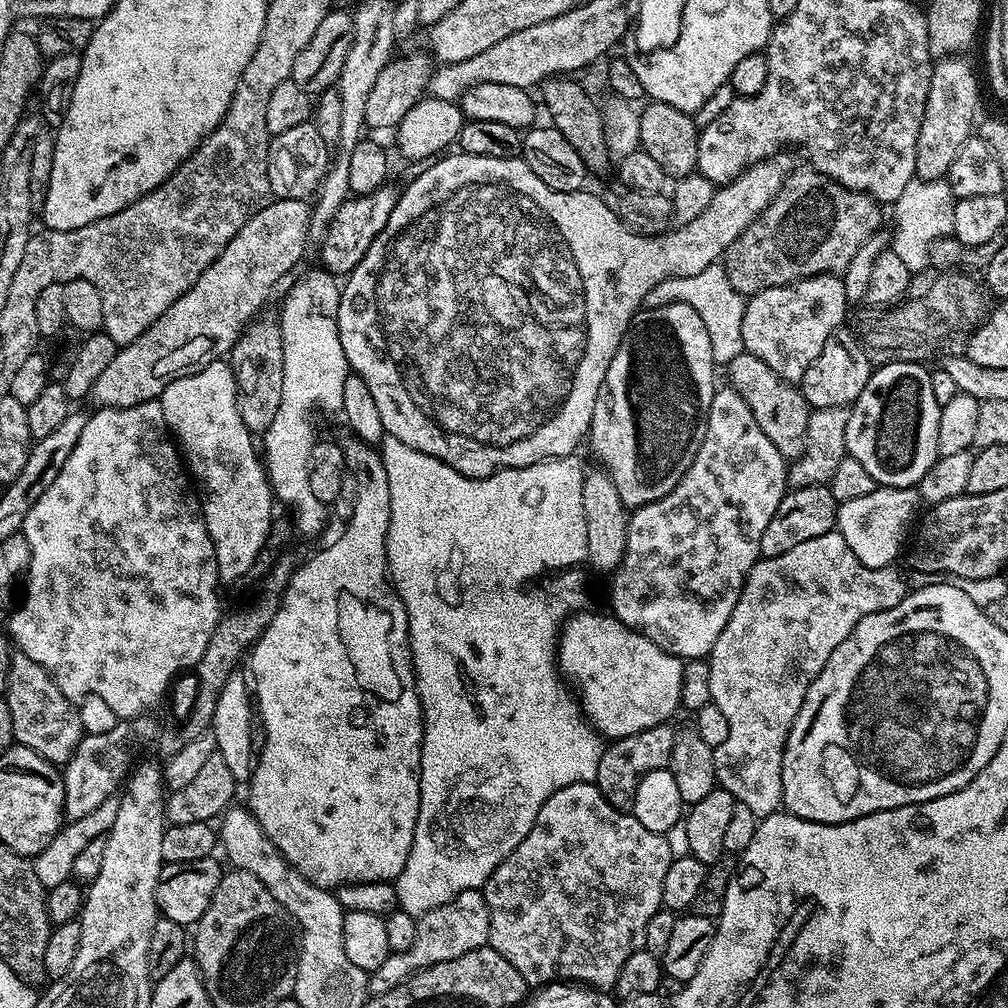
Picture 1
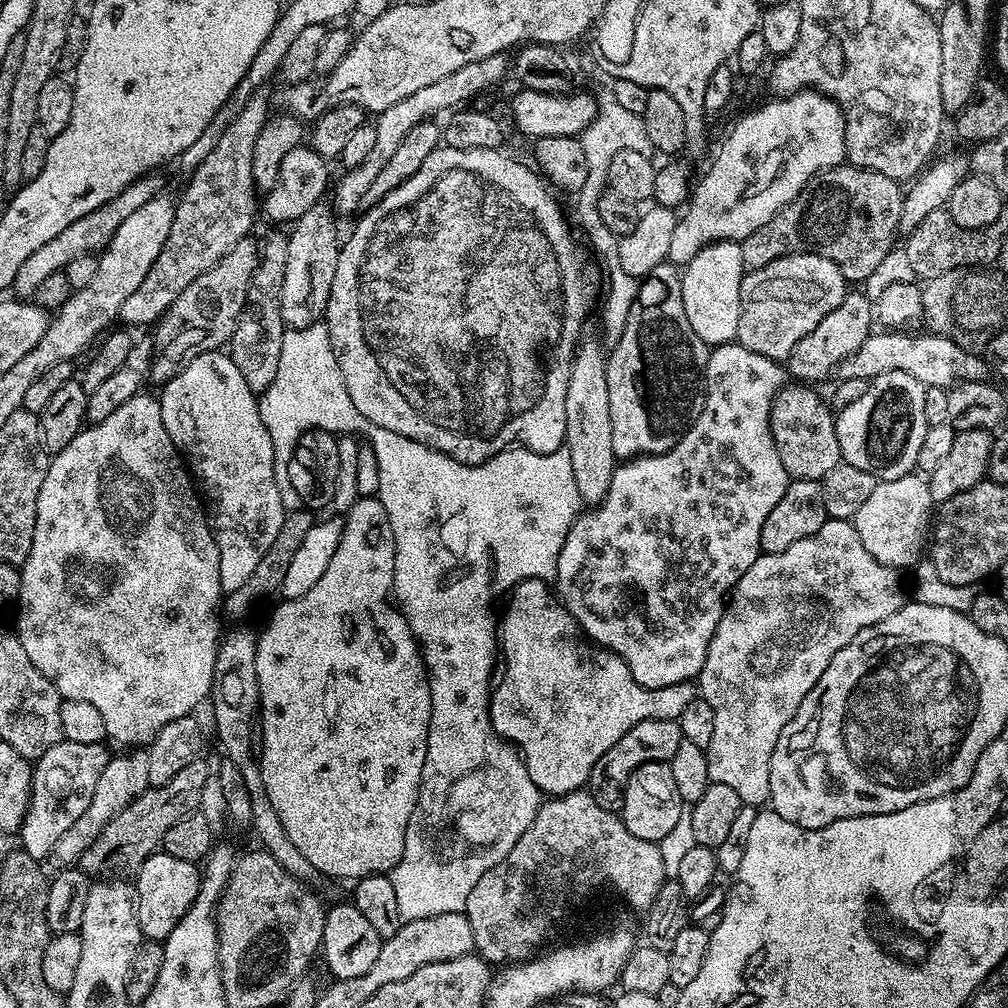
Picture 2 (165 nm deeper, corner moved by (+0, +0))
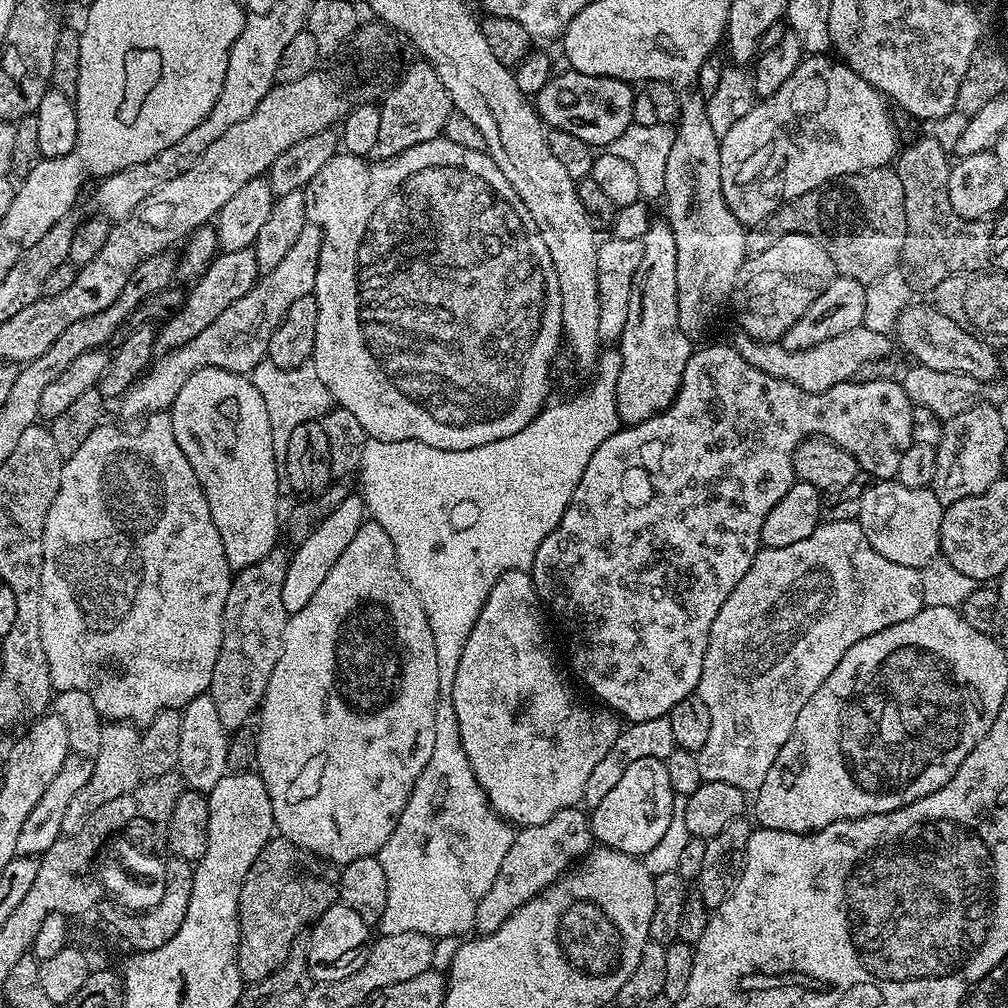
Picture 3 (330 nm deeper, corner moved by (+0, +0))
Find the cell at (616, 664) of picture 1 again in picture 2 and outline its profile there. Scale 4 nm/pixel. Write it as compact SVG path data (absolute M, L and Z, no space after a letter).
M523 580L512 589L507 600L508 609L504 612L504 621L499 621L498 624L498 648L502 653L502 668L504 664L504 673L501 676L499 673L498 679L495 681L490 693L488 713L490 714L492 729L495 730L501 740L511 744L523 756L524 765L534 782L534 786L538 786L538 790L545 797L564 796L568 792L581 791L587 785L590 778L590 770L594 770L594 762L598 762L598 758L602 758L602 754L606 754L606 750L610 750L610 746L614 746L614 742L618 742L618 738L622 738L622 734L626 734L626 730L634 730L634 726L638 726L638 722L646 722L654 718L679 720L682 710L686 710L686 706L690 706L690 702L698 699L697 685L692 682L664 686L662 688L647 688L638 682L634 682L634 674L630 674L626 662L622 662L622 658L618 654L593 644L581 632L579 622L564 609L563 604L554 595L553 589L545 581Z

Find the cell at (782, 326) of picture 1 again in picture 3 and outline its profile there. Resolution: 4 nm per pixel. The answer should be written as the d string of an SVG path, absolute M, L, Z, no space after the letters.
M786 234L786 238L778 238L770 250L748 256L738 270L730 304L736 307L739 331L756 340L779 342L786 330L790 330L790 326L810 310L810 302L814 302L814 298L818 298L818 294L822 294L837 275L830 254L826 254L812 236Z

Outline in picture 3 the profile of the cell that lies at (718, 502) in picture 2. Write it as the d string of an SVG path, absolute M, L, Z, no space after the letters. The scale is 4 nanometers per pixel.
M712 344L709 348L697 347L692 357L686 362L684 381L680 383L680 392L676 401L664 412L654 418L643 420L641 424L621 427L598 450L594 450L594 458L586 465L582 474L582 482L574 490L570 498L570 506L562 514L558 526L540 543L534 554L534 562L530 569L532 584L536 594L550 611L556 615L558 623L564 627L568 635L568 660L576 671L576 676L597 696L599 703L612 709L617 716L628 724L650 722L650 718L667 716L682 698L695 693L702 662L706 654L706 646L710 638L710 626L714 626L714 618L718 618L718 610L722 610L722 602L730 598L734 586L742 582L746 570L754 562L756 553L762 545L762 522L766 522L766 514L774 510L774 505L795 484L794 454L796 447L810 436L824 436L833 440L842 450L846 450L860 463L861 469L868 472L876 480L891 480L898 470L898 462L902 462L902 454L911 446L910 418L913 403L904 392L903 383L891 380L875 380L857 384L849 382L839 384L825 392L807 392L785 380L774 378L762 370L758 370L738 354L735 347L724 344Z

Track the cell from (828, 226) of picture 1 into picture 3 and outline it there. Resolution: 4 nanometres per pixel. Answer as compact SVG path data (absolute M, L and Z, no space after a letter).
M895 167L855 172L787 200L762 223L747 229L748 256L770 250L770 246L774 246L778 238L786 238L786 234L812 236L814 242L830 254L839 275L865 286L873 284L882 274L893 271L900 264L902 246L906 242L904 187Z

